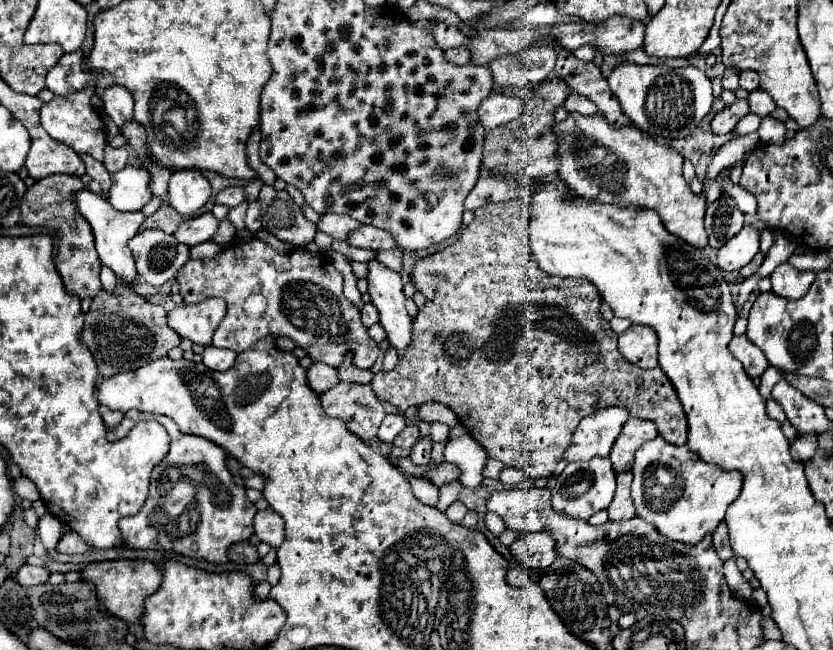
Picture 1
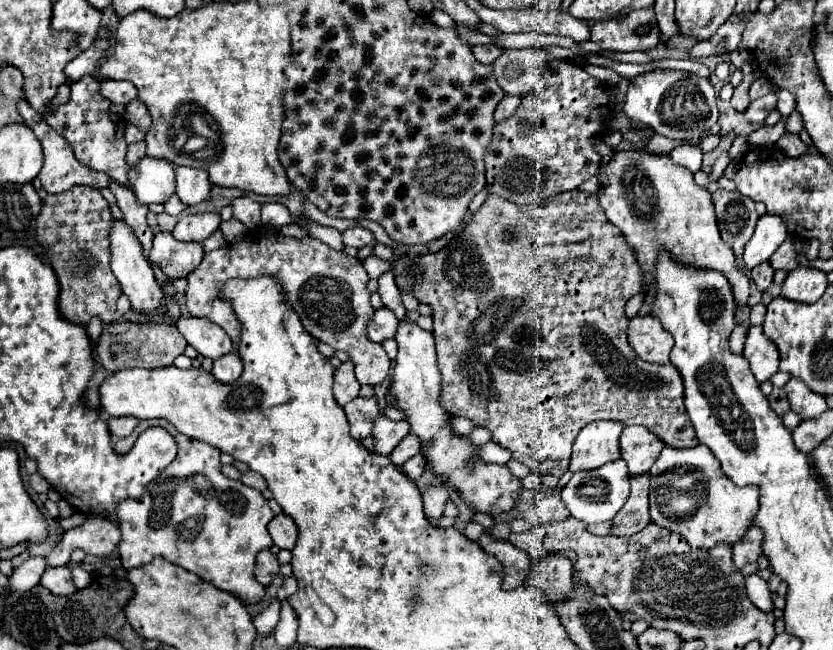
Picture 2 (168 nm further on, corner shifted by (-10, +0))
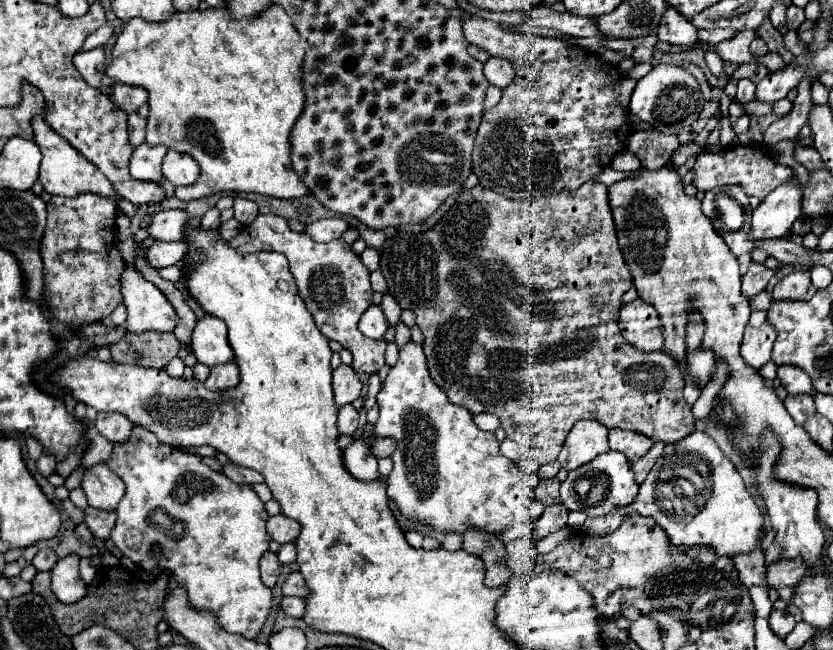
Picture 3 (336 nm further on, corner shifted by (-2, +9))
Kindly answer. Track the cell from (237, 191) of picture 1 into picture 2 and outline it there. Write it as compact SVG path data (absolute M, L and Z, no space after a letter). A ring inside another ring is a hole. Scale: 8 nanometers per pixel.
M248 196L236 198L232 202L232 208L234 208L234 218L240 220L248 230L260 226L260 204L250 200Z

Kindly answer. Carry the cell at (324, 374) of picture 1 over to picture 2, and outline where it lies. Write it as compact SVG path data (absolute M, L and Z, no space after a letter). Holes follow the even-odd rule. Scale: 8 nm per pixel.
M342 362L334 372L334 398L340 406L346 406L360 392L360 382L354 376L352 362Z

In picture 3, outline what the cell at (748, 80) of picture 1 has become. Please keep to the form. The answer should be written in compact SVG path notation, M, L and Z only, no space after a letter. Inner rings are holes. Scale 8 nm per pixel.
M740 79L740 81L738 81L736 99L738 99L740 103L752 101L752 99L754 99L754 91L756 91L756 85L754 85L750 79Z

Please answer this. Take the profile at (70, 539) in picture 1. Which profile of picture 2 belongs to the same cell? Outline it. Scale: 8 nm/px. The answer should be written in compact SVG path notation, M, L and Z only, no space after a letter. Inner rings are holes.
M88 516L82 526L64 532L62 542L46 556L46 564L52 568L64 566L70 560L74 548L84 548L86 554L94 556L108 556L116 550L118 542L120 528L112 518Z

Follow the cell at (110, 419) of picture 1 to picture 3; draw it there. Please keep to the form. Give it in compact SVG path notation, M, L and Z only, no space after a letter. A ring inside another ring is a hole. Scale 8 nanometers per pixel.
M98 413L96 429L110 443L116 443L116 441L124 441L130 435L132 423L122 413Z

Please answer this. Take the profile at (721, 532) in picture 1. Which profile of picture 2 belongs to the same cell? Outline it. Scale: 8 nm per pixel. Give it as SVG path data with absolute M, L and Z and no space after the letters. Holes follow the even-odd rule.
M752 526L744 536L744 540L732 546L734 564L744 576L752 576L758 572L758 558L762 556L760 554L762 540L764 540L764 532L758 526Z

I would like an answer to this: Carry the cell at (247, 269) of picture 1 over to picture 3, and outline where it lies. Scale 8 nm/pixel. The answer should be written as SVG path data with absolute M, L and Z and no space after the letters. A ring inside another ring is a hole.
M258 215L250 225L242 227L240 233L228 241L228 245L242 255L258 251L284 253L290 261L290 271L296 279L298 295L306 303L306 309L312 313L320 333L326 339L338 341L344 349L352 353L352 367L356 373L372 375L384 367L386 341L368 339L358 331L358 321L362 313L372 305L372 287L368 269L348 245L342 245L338 239L330 243L316 243L306 231L292 231L288 227L288 221L278 215Z

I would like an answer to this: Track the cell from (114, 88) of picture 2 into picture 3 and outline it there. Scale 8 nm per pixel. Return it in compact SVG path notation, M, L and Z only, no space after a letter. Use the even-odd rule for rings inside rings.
M102 47L92 49L92 51L84 51L84 53L76 53L74 65L90 87L112 87L112 85L116 85L116 81L104 73L106 65L104 65L104 49Z

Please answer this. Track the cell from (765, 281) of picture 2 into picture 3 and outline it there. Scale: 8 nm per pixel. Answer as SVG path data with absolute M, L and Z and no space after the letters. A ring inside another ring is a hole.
M750 263L748 271L746 271L744 277L742 277L742 293L744 293L746 297L754 297L756 293L760 293L760 291L766 289L768 281L772 279L772 275L774 275L774 271L766 269L764 265L760 265L760 263Z

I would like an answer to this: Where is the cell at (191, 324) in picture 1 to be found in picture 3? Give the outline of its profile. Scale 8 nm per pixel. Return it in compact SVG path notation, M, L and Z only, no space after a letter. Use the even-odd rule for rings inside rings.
M212 315L200 317L196 321L196 327L192 329L190 341L196 359L208 367L234 359L234 353L226 337L226 325L218 317Z

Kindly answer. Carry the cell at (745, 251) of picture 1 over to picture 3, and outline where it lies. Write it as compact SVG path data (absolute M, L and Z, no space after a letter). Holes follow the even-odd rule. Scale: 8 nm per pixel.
M780 185L754 209L748 237L752 241L784 237L798 217L800 189L796 185Z

